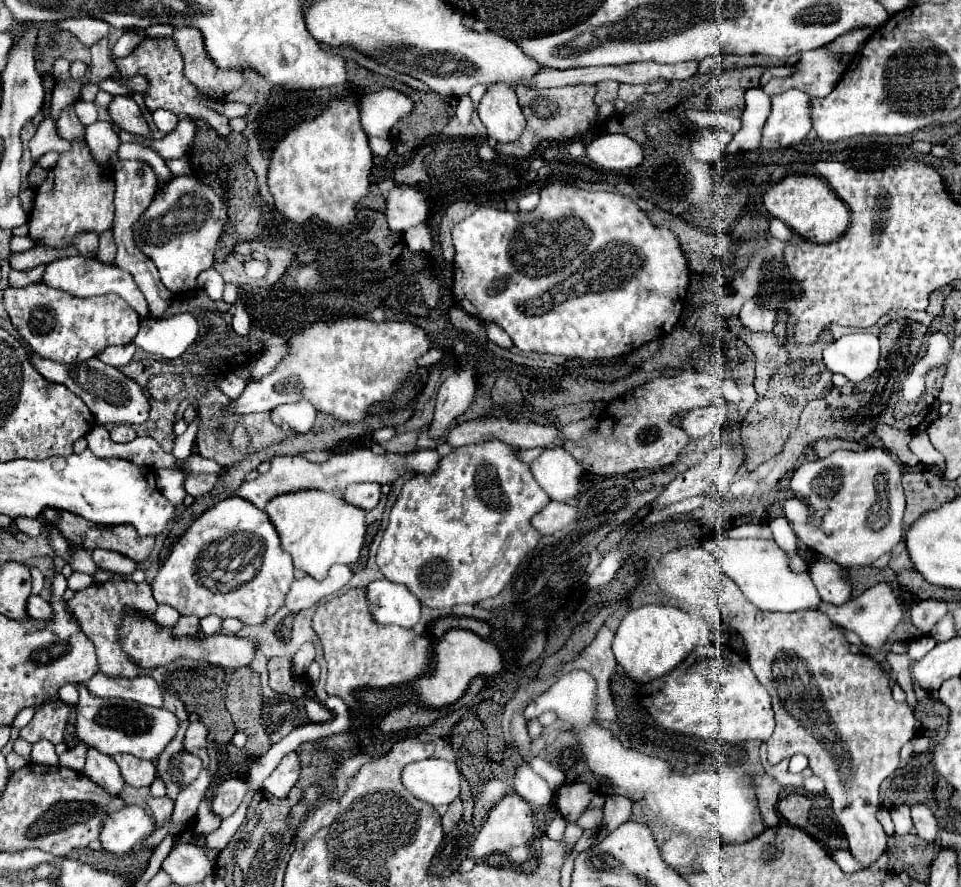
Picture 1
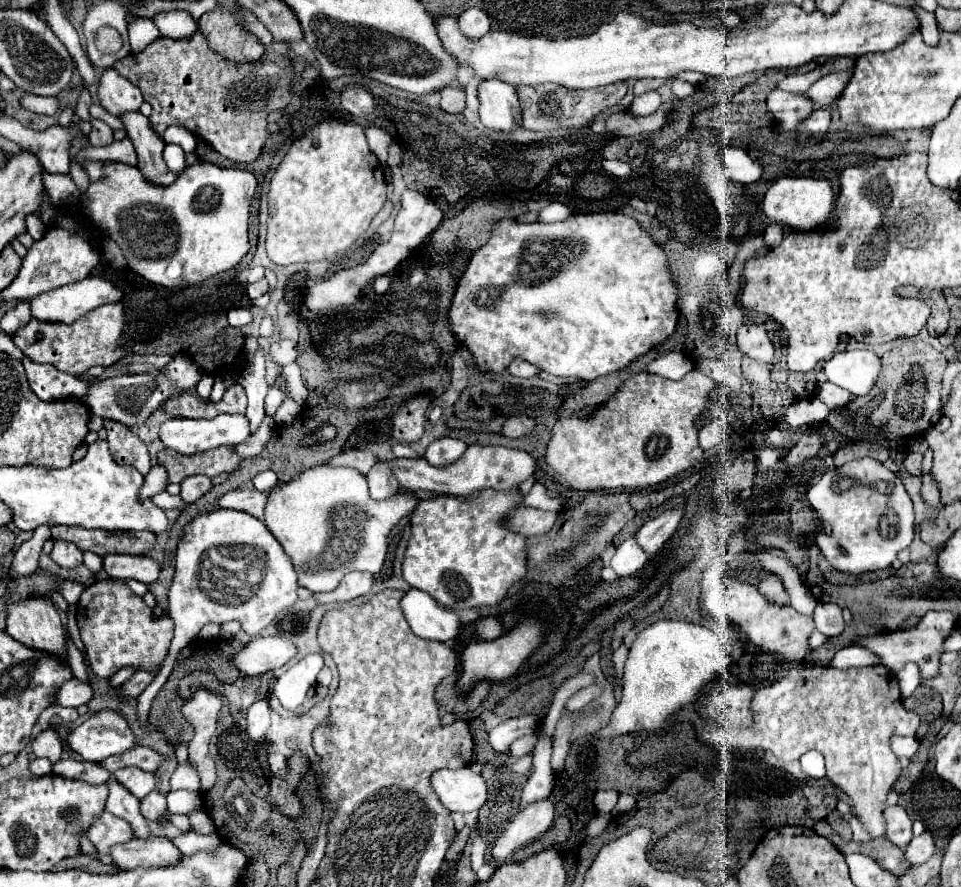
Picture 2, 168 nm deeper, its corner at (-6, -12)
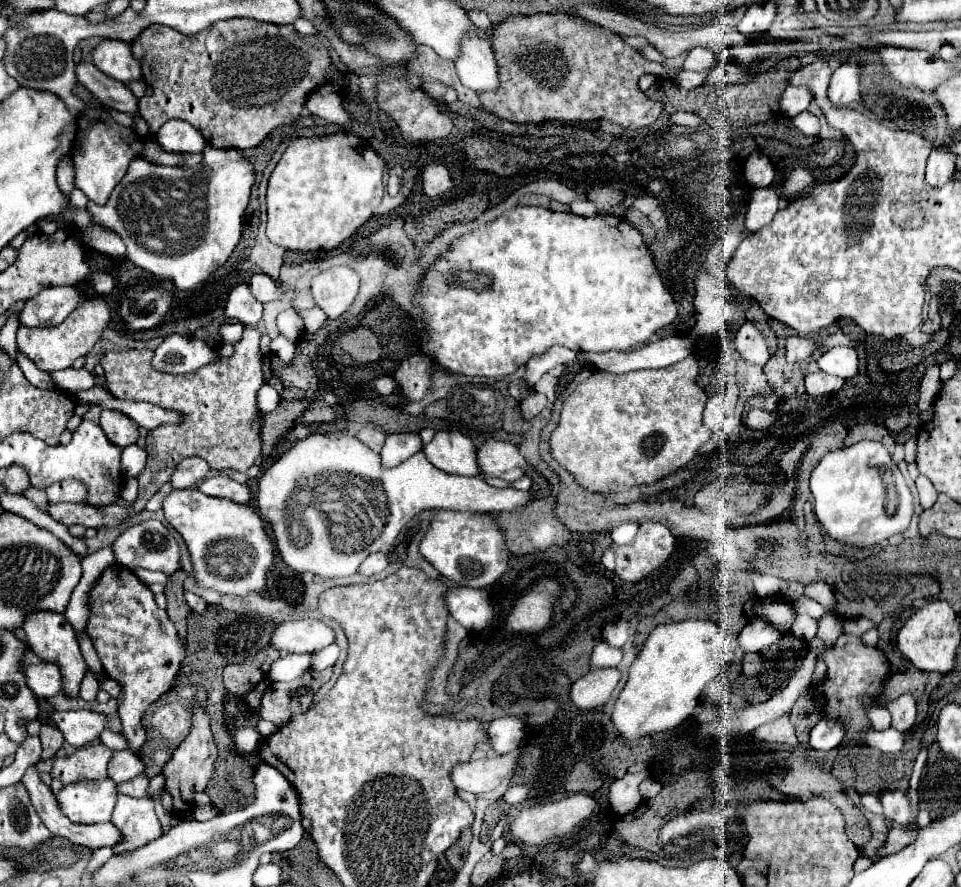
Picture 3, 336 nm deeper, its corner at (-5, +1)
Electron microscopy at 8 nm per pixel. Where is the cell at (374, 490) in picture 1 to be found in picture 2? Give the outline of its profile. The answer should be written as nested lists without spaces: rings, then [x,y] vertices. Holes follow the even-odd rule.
[[[376,465],[366,475],[368,479],[368,491],[370,497],[376,501],[386,501],[388,497],[394,497],[400,491],[398,481],[392,477],[388,465]]]

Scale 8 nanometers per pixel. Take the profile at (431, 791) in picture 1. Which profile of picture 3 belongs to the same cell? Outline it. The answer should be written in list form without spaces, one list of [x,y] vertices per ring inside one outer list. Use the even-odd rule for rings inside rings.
[[[519,750],[483,760],[469,760],[465,764],[457,764],[451,772],[451,778],[457,790],[473,794],[491,792],[511,774],[511,770],[517,766],[517,760],[519,760]]]

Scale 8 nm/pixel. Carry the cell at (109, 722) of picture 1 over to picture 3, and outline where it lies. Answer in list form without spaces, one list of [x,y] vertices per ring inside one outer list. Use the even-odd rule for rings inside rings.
[[[69,710],[69,712],[53,712],[53,722],[61,730],[63,738],[75,746],[87,746],[93,738],[97,738],[105,726],[107,718],[89,710]]]

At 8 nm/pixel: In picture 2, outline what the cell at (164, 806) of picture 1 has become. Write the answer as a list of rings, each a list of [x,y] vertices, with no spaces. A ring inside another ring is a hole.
[[[152,791],[142,799],[140,811],[148,821],[160,821],[160,817],[166,813],[166,797],[158,791]]]

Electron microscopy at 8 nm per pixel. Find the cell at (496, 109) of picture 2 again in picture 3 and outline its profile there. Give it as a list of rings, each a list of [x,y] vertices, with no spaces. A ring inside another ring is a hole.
[[[467,36],[463,40],[463,52],[459,52],[459,60],[455,60],[455,68],[463,86],[487,92],[499,88],[497,64],[487,40],[479,40],[479,36]]]

